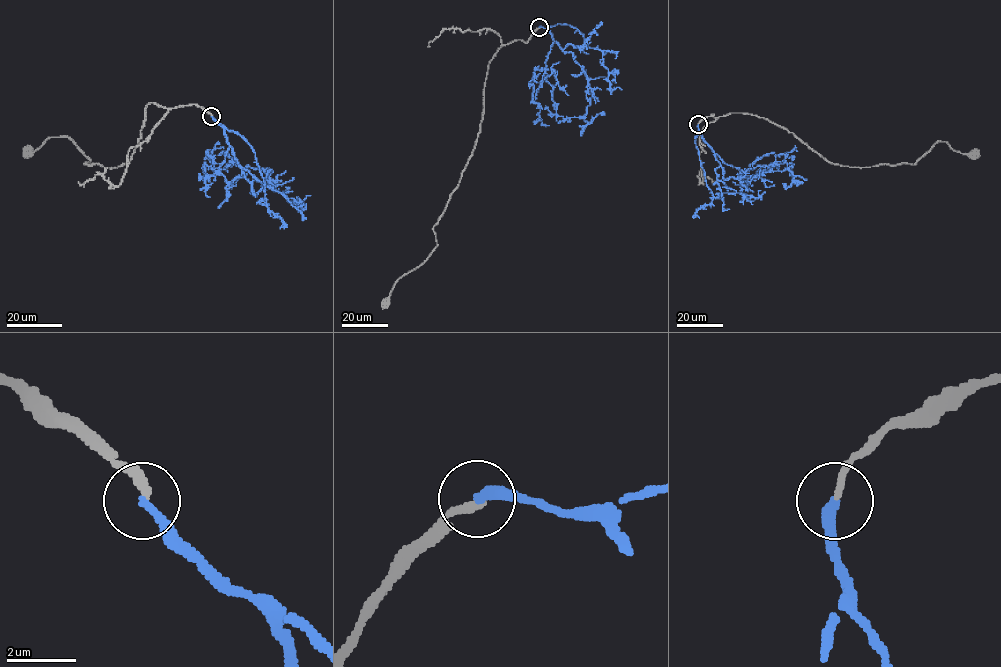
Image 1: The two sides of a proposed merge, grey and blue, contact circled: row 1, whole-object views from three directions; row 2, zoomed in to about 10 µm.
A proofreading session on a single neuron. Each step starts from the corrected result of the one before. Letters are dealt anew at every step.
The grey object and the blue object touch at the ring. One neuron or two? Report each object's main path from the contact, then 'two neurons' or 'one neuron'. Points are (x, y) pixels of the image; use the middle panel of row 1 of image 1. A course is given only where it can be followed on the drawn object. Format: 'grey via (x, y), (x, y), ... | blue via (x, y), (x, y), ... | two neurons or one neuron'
grey via (539, 27), (526, 42), (502, 44), (488, 65), (480, 131), (433, 227), (437, 246), (396, 281), (387, 303) | blue via (539, 27), (546, 28), (584, 71), (590, 100), (584, 120), (588, 122), (604, 113) | two neurons

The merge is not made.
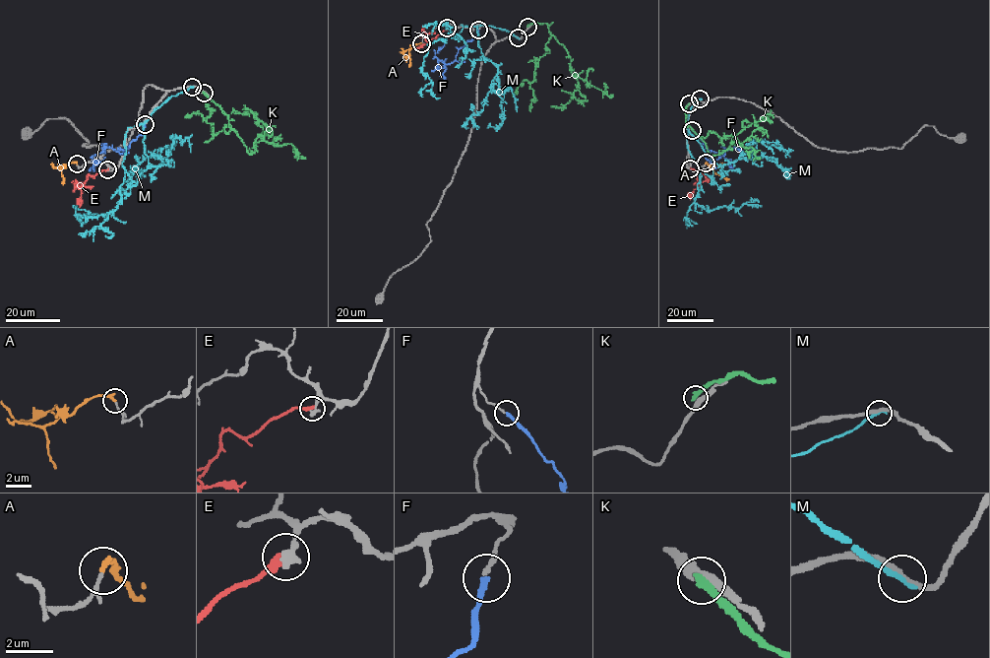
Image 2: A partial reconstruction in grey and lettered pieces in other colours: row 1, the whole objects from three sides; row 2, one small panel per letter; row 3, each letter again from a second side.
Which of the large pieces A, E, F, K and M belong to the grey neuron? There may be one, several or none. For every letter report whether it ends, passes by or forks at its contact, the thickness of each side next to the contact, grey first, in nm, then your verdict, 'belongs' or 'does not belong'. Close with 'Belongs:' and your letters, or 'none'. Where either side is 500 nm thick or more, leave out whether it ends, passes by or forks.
A: it ends | 100/200 nm | belongs
E: it ends | 380/360 nm | does not belong
F: it ends | 170/200 nm | belongs
K: it ends | 280/320 nm | does not belong
M: it ends | 260/240 nm | does not belong
Belongs: A, F

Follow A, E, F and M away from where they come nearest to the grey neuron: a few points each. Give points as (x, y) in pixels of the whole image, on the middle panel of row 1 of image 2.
A: (421, 42), (408, 49), (409, 67)
E: (447, 28), (428, 44), (424, 28)
F: (478, 31), (477, 35), (459, 49), (456, 59), (449, 64), (435, 56), (445, 42)
M: (518, 37), (463, 25), (461, 37), (453, 32), (431, 42), (422, 72), (439, 98)

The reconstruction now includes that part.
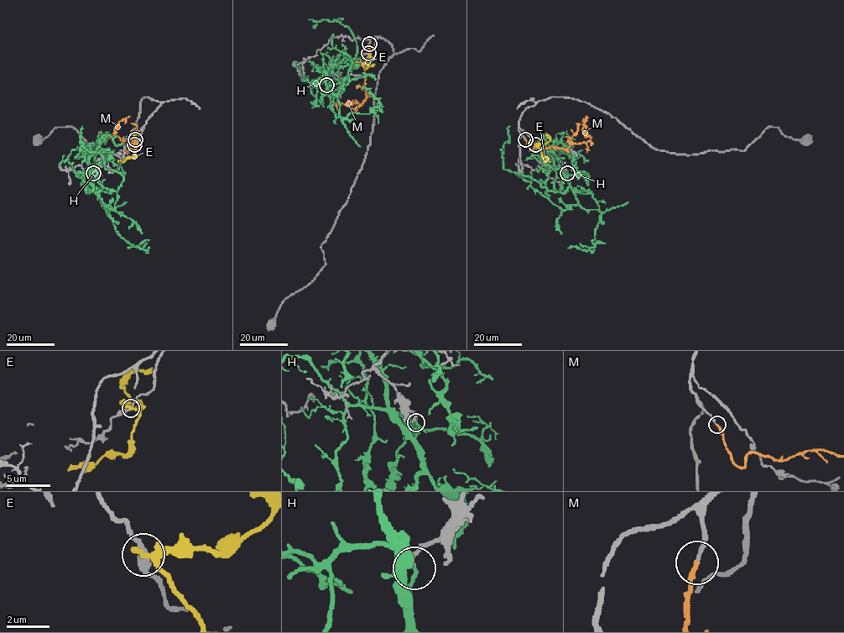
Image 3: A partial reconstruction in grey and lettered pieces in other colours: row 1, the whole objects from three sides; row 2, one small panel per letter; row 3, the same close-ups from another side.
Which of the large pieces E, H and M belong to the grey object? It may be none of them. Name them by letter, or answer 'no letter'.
M

